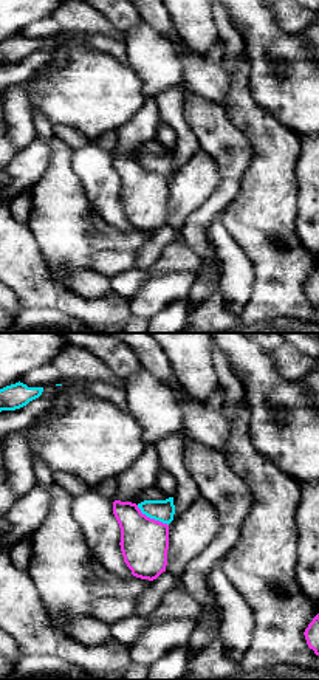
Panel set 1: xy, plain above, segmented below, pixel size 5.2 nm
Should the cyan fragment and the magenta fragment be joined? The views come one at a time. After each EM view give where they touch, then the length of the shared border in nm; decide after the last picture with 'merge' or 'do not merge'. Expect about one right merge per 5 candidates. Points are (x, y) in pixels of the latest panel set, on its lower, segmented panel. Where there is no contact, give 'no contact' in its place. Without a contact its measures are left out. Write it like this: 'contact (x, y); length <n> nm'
contact (152, 518); length 200 nm

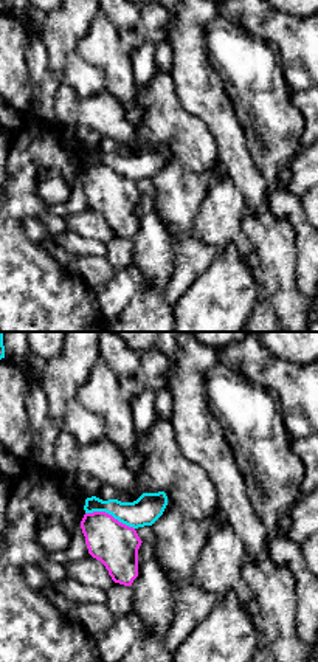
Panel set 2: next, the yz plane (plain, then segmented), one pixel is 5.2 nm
contact (110, 513); length 280 nm

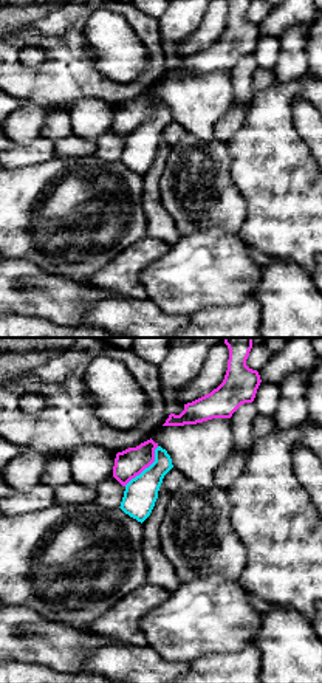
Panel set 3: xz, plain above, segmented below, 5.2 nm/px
contact (146, 468); length 280 nm

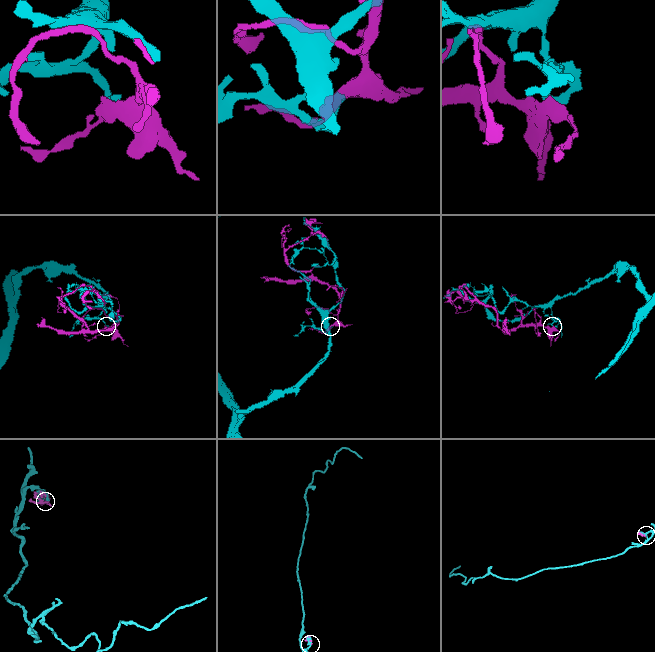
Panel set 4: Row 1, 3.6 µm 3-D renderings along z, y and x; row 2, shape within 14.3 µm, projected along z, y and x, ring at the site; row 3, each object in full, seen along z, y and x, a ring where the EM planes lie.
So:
do not merge

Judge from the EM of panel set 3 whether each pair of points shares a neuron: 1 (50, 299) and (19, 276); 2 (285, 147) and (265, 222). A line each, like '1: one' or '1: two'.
1: one
2: one

